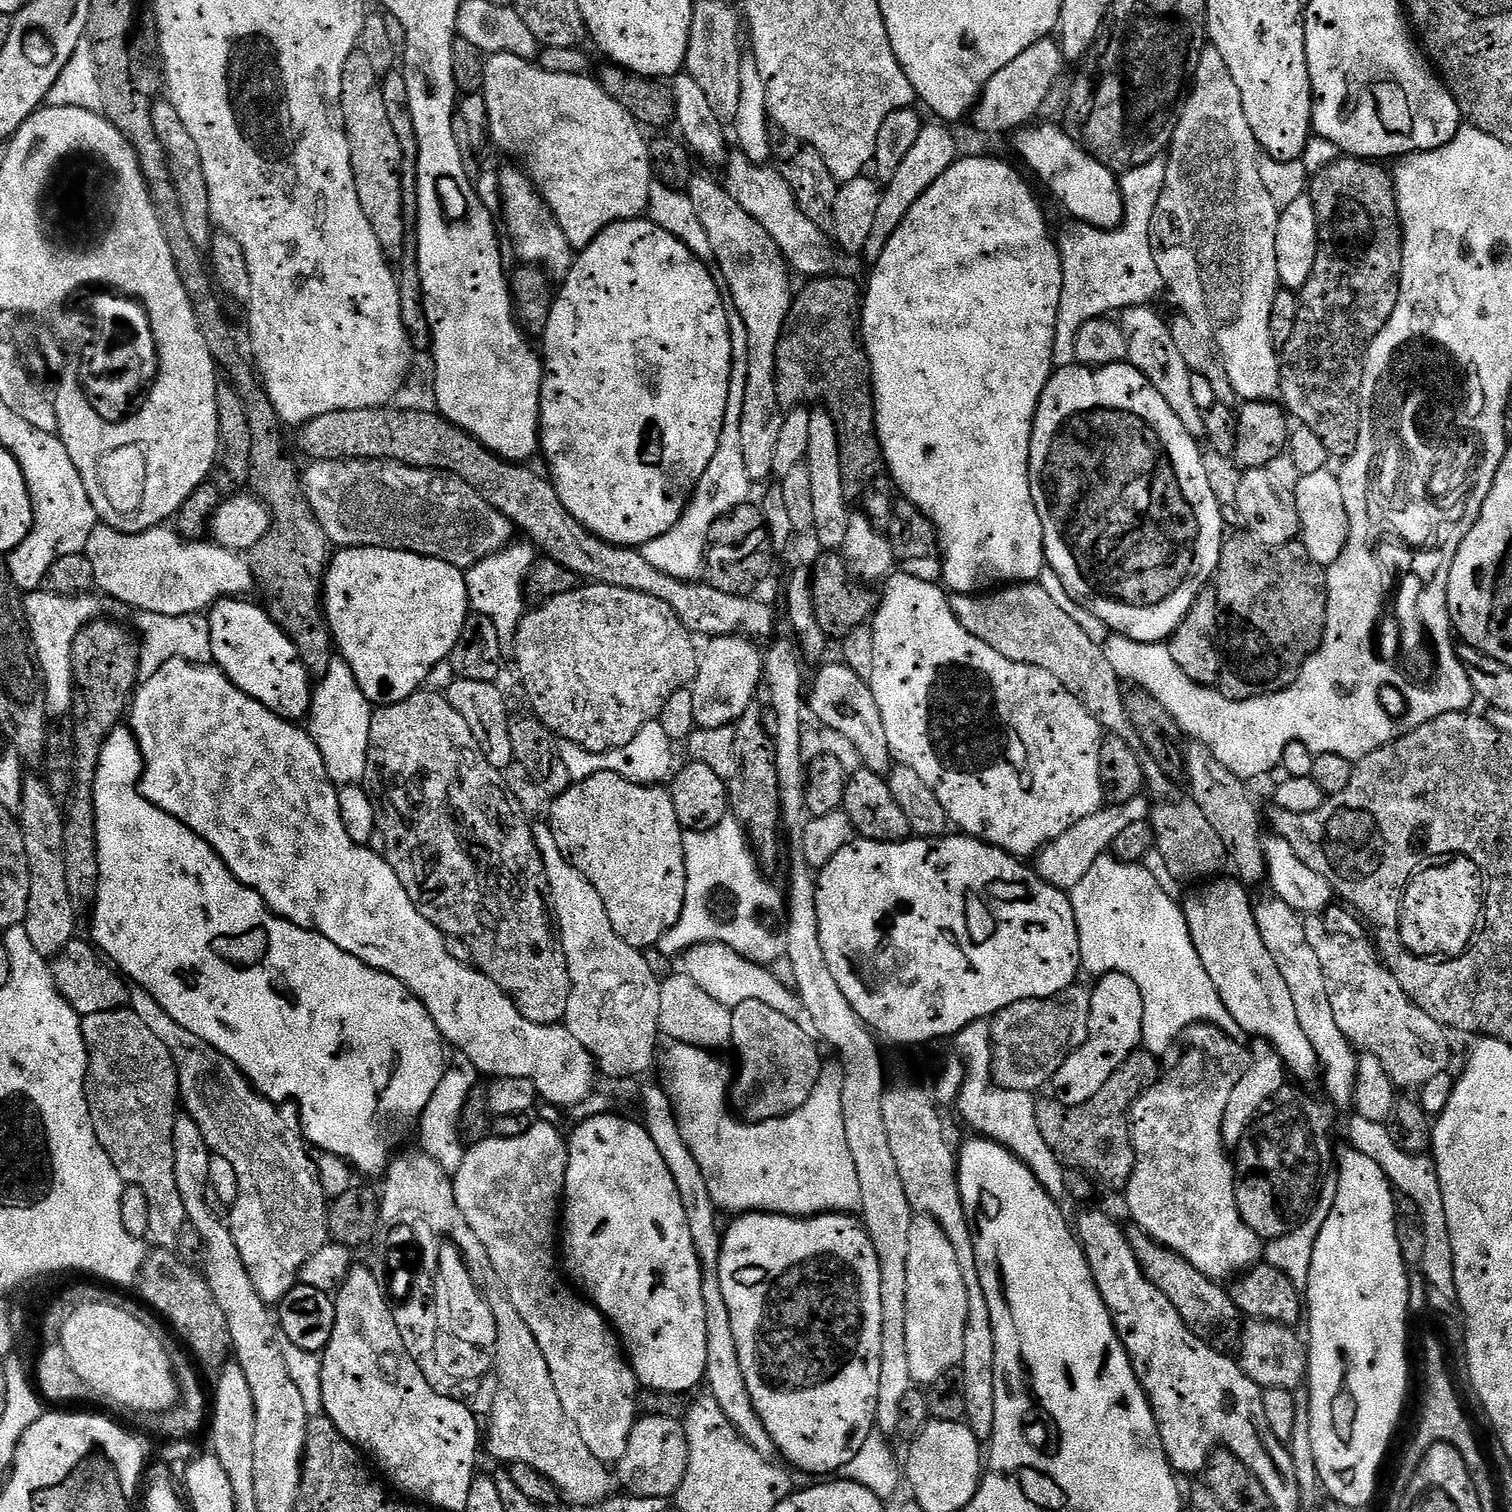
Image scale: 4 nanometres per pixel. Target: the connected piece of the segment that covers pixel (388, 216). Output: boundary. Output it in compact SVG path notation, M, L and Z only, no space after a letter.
M354 51L346 58L346 66L342 66L342 114L344 115L344 132L350 142L350 162L354 170L354 186L358 190L358 202L362 202L362 210L366 213L366 219L370 221L370 227L374 229L374 235L384 248L384 254L389 261L396 262L405 255L404 244L404 195L402 194L402 182L400 181L400 167L404 161L402 148L398 146L398 138L394 135L394 129L390 127L390 118L386 118L386 102L382 102L382 90L380 82L382 76L374 70L370 58L362 51Z

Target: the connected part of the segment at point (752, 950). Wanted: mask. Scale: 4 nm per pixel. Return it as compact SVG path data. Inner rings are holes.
M728 822L723 825L719 834L713 835L712 852L704 852L701 856L692 856L686 862L686 902L682 906L682 918L673 928L666 930L662 934L658 951L661 956L671 958L679 957L688 949L698 946L699 944L721 944L728 946L755 964L765 966L776 966L776 964L785 959L784 951L786 950L786 938L783 931L771 928L768 924L760 921L759 912L763 908L780 908L783 909L786 904L785 897L776 893L776 888L772 884L767 884L765 873L762 871L755 852L752 851L746 830L742 825L735 822Z

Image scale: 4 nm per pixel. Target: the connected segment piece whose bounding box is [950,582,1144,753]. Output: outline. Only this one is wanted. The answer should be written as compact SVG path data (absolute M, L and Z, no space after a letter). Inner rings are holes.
M1016 582L987 594L956 594L950 601L954 618L958 618L974 638L982 638L986 646L998 650L998 654L1010 658L1010 662L1038 666L1046 670L1046 674L1054 674L1054 678L1086 706L1105 733L1125 740L1130 750L1144 752L1142 738L1138 738L1126 714L1122 681L1114 674L1114 666L1106 662L1103 647L1095 644L1039 583Z

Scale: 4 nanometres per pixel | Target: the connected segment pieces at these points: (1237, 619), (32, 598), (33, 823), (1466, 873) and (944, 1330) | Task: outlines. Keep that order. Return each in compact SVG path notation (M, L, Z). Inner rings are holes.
M1247 534L1239 535L1225 539L1214 577L1220 611L1218 643L1222 649L1218 690L1228 700L1253 700L1290 687L1304 663L1320 649L1326 626L1328 573L1325 565L1310 558L1303 542L1267 548Z
M37 590L23 597L26 628L30 633L34 656L42 662L44 697L48 703L49 717L67 717L72 710L72 643L79 632L92 620L105 615L105 601L96 594L82 596L55 596ZM97 596L97 597L96 597ZM100 600L101 601L100 601ZM44 660L44 664L43 664Z
M31 774L25 775L22 804L18 813L22 842L26 846L26 862L30 870L30 906L26 910L23 926L26 934L30 934L34 950L38 950L38 954L45 958L54 958L77 935L77 909L66 886L66 865L62 863L65 821L62 808L57 797L48 789L47 783L40 776L39 778Z
M1464 856L1451 857L1441 864L1444 865L1432 868L1421 867L1412 876L1400 901L1400 940L1415 956L1421 956L1424 959L1460 956L1475 939L1483 917L1486 877L1481 869L1474 861Z
M917 1215L910 1226L910 1259L906 1262L906 1351L910 1361L913 1385L927 1386L942 1374L960 1367L962 1338L966 1335L966 1286L962 1282L962 1269L954 1255L942 1226L928 1216Z

